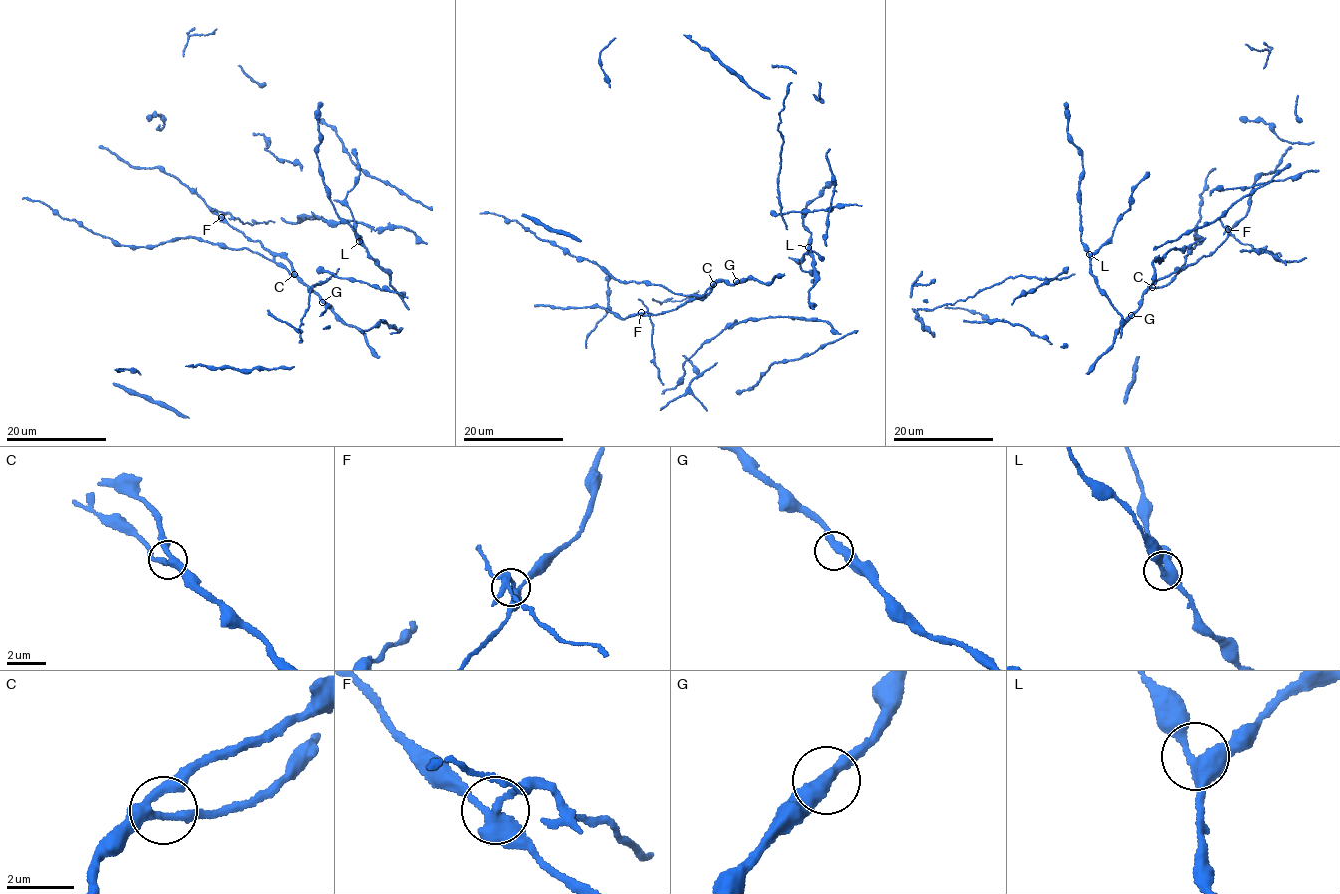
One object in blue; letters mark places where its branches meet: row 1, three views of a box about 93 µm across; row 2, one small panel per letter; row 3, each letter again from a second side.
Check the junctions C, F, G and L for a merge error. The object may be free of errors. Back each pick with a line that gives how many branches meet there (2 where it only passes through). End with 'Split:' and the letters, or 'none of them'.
F: 3
Split: F

